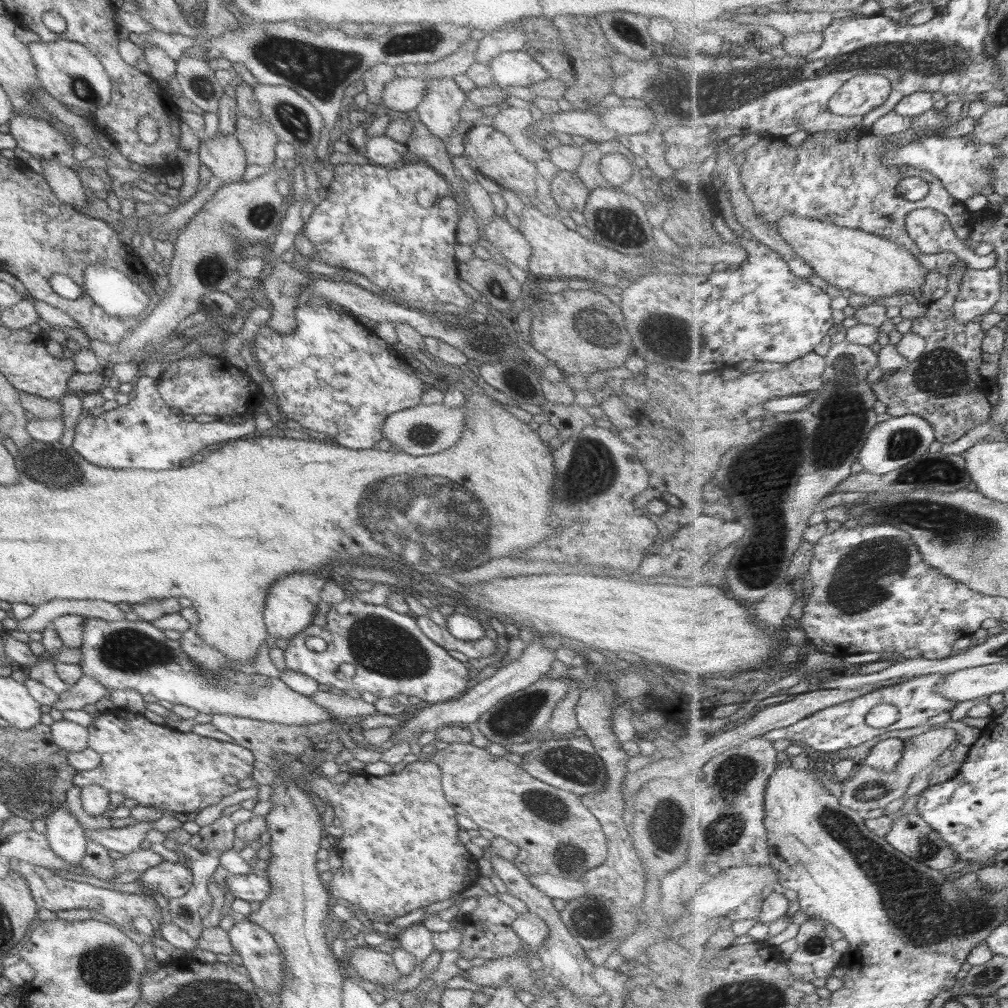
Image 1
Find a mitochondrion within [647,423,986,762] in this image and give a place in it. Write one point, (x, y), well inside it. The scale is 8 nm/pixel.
(861, 582)

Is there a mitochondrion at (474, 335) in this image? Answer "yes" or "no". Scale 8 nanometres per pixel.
yes

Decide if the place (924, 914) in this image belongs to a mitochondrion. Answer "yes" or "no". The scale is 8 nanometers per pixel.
yes

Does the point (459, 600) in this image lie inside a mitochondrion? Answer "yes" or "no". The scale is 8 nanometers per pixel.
no

